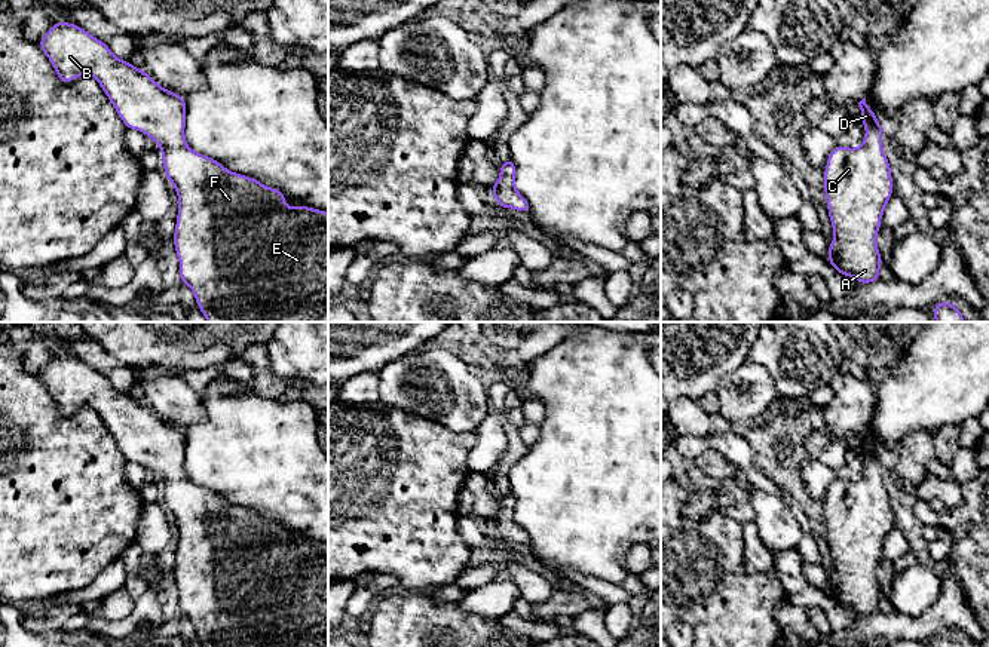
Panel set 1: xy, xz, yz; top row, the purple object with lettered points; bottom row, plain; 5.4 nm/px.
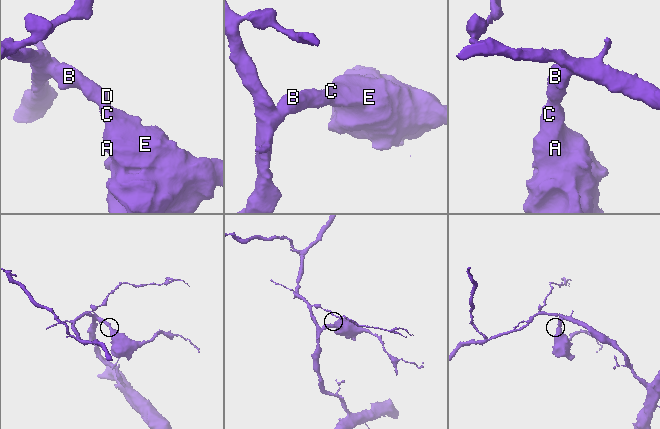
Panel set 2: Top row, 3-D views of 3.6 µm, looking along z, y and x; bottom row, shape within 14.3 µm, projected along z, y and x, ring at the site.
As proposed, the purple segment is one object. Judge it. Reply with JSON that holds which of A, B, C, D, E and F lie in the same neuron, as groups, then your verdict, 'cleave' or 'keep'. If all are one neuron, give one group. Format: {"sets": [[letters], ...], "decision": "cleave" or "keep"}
{"sets": [["A", "B", "C", "D", "E", "F"]], "decision": "keep"}

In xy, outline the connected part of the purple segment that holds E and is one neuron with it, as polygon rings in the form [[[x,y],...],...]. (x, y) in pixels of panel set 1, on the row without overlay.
[[[56,353],[39,374],[61,416],[91,407],[102,420],[128,462],[150,469],[162,484],[165,509],[180,533],[174,580],[180,611],[192,620],[203,647],[328,647],[328,545],[309,539],[290,540],[281,522],[226,502],[218,493],[199,487],[186,475],[186,430],[166,423],[144,402],[119,392],[110,380],[79,358]]]

